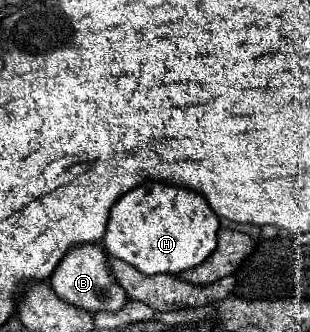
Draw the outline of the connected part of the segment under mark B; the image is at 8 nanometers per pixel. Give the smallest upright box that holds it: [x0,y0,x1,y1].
[50,243,128,313]

